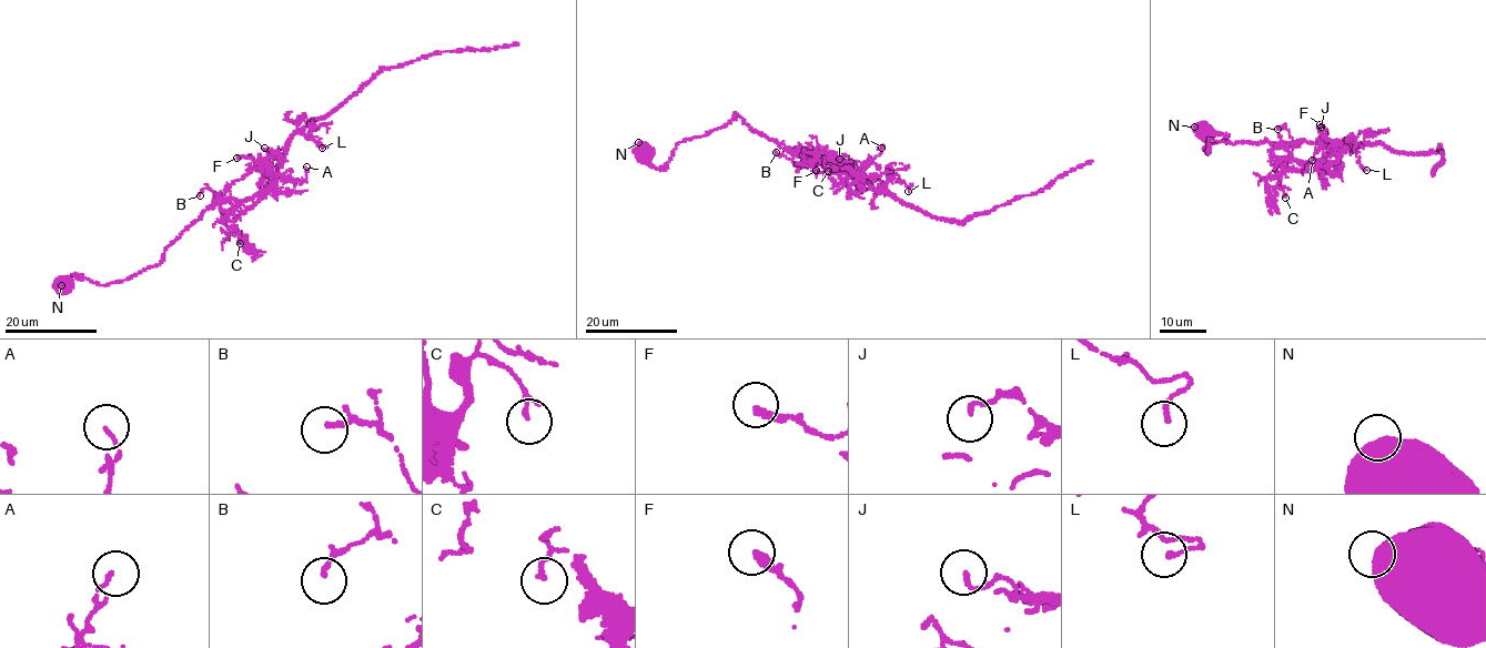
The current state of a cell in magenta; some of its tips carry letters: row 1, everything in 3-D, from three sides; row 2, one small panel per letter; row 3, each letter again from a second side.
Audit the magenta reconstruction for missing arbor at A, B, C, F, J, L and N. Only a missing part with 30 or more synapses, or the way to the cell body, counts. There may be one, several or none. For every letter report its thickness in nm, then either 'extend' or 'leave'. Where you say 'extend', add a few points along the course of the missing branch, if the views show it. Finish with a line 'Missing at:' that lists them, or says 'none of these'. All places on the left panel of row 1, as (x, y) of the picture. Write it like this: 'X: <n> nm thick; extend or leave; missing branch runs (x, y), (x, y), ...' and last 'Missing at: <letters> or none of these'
A: 100 nm thick; leave
B: 110 nm thick; leave
C: 130 nm thick; leave
F: 280 nm thick; leave
J: 120 nm thick; leave
L: 130 nm thick; leave
N: 1100 nm thick; leave
Missing at: none of these

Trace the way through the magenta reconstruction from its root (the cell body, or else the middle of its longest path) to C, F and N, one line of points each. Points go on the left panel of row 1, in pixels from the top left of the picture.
C: (270, 165), (278, 170), (265, 193), (242, 210), (235, 220), (239, 239), (246, 244), (242, 235), (240, 243)
F: (270, 165), (251, 158), (236, 158)
N: (270, 165), (252, 169), (230, 183), (169, 245), (158, 264), (110, 283), (73, 275), (61, 285)

